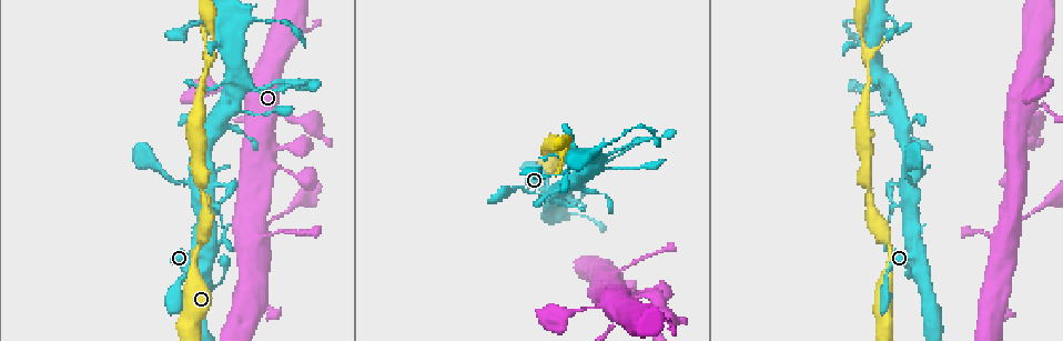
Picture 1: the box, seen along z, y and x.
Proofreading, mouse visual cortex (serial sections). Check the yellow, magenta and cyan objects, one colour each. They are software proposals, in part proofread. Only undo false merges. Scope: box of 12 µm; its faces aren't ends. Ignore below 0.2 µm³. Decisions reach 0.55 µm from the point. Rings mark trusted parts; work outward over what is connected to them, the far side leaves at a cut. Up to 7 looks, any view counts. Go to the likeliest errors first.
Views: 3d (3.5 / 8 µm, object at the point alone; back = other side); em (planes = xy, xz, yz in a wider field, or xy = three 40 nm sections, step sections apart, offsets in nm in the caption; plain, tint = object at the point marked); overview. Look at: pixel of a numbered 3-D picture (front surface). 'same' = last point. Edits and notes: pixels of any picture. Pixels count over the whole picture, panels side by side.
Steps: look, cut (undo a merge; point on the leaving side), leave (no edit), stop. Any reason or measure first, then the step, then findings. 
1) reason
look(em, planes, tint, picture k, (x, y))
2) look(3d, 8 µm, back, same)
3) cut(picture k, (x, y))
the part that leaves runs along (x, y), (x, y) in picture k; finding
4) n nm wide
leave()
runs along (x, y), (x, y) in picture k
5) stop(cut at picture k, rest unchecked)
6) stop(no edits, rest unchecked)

abrupt turn
look(3d, 3.5 µm, picture 1, (262, 225))

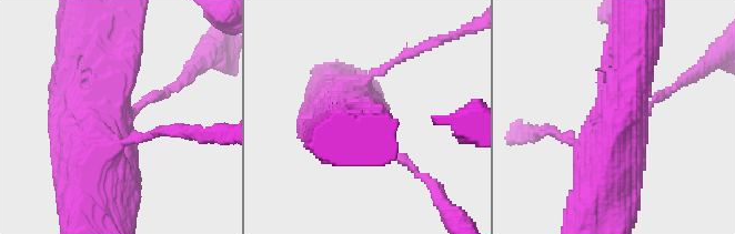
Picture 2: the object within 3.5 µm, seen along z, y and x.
need the tissue
look(em, xy, step 5, tint, picture 2, (122, 115))

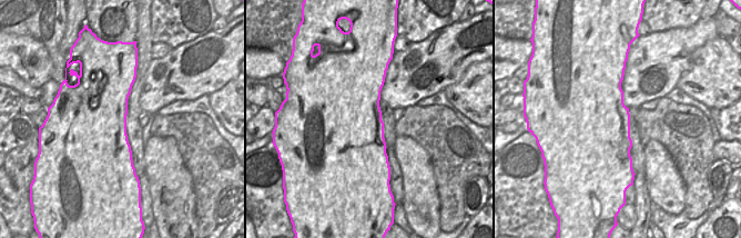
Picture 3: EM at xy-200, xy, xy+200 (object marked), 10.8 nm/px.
cut it another way
look(em, xy, step 3, tint, same)

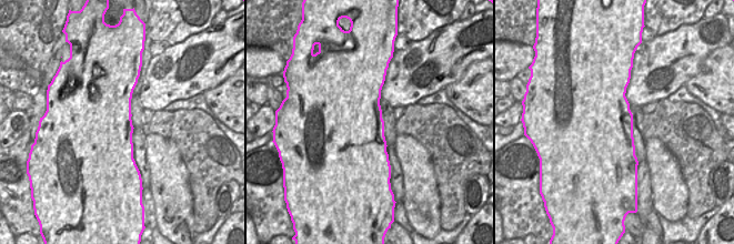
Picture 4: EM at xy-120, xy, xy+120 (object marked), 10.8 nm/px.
750 nm wide
leave()
runs along (638, 43), (607, 169), (607, 190) in picture 2; all the same cell

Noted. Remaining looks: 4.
look(3d, 3.5 µm, picture 1, (890, 249))

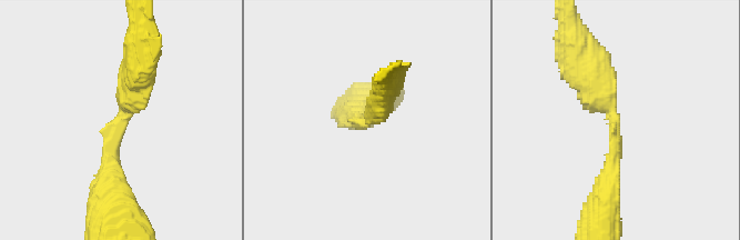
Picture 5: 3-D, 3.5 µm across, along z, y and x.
need the tissue
look(em, xy, step 2, tint, picture 5, (122, 127))

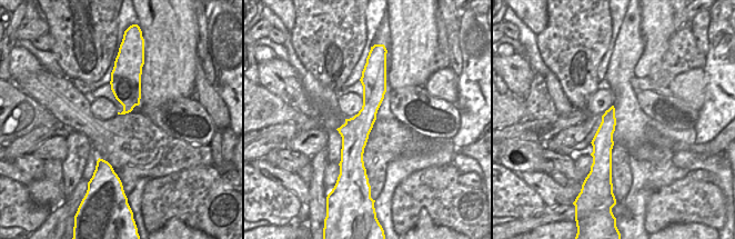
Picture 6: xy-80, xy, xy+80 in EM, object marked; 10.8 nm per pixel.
arms of 350, 400 nm
leave()
runs along (605, 194), (616, 129), (579, 61) in picture 5; one cell here

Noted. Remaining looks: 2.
look(3d, 3.5 µm, back, picture 1, (1039, 22))

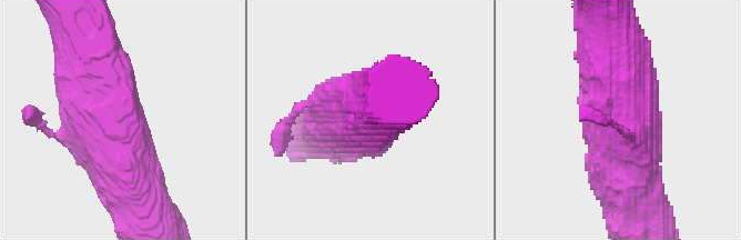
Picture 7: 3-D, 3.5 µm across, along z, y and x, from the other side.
look(em, xy, step 1, tint, picture 7, (101, 116))

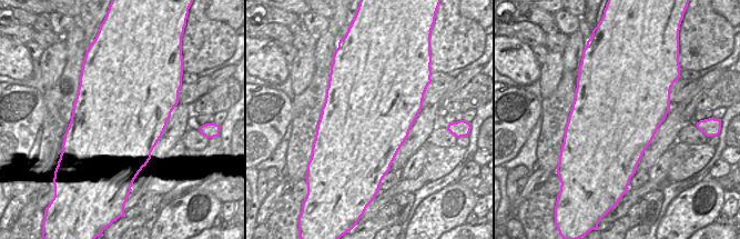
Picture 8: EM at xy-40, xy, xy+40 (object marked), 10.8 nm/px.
leave()
runs along (136, 182), (89, 87), (89, 46) in picture 7; continuous, no second cell

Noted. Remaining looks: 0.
stop(no edits, rest unchecked)

